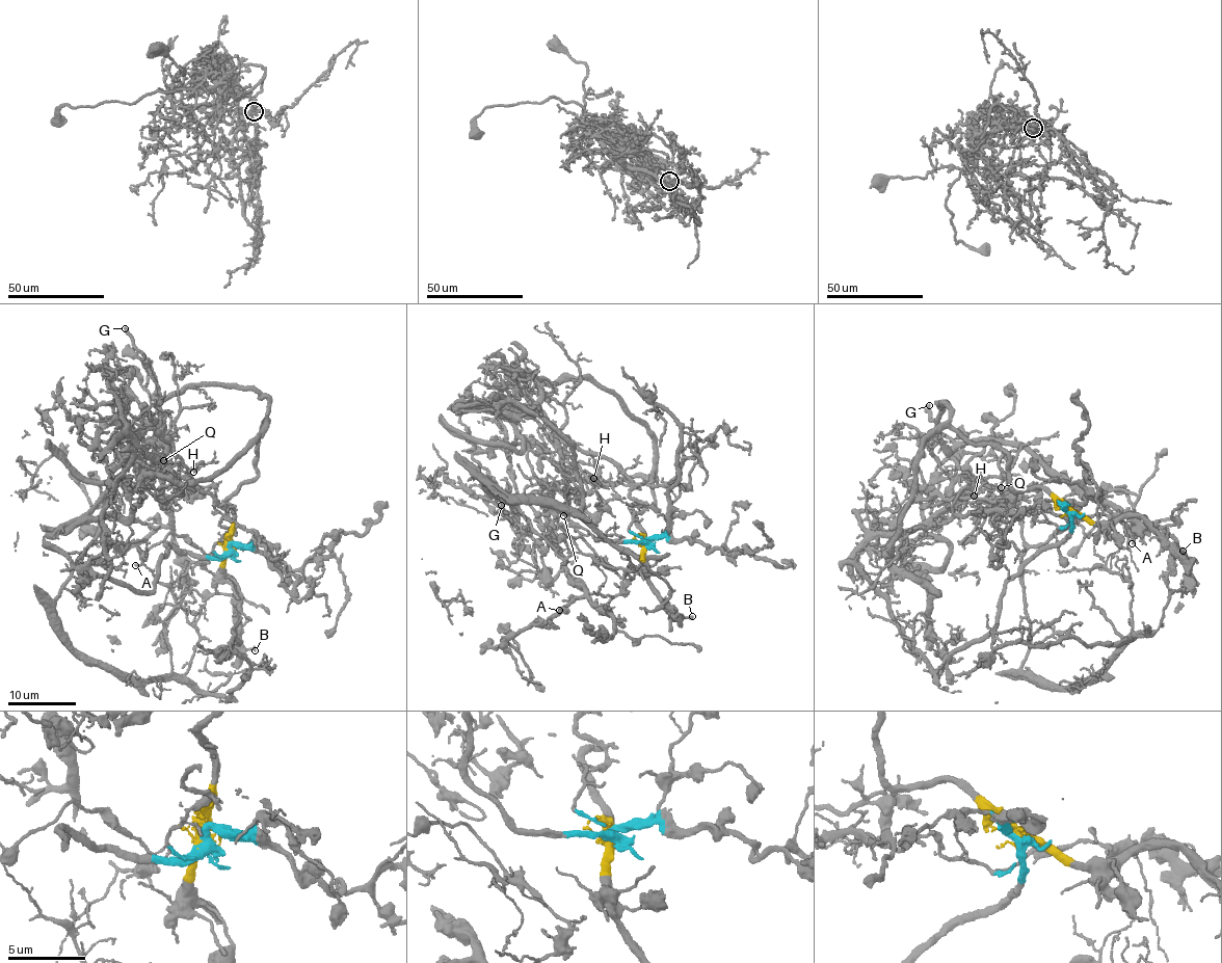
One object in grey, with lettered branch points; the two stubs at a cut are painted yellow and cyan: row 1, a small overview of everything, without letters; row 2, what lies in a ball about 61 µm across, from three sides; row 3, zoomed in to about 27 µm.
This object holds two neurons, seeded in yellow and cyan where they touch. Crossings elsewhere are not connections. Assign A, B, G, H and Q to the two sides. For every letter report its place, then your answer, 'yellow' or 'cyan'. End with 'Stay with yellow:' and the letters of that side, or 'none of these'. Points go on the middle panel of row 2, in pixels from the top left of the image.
A: place (559, 610); yellow
B: place (692, 616); yellow
G: place (501, 505); yellow
H: place (593, 478); cyan
Q: place (563, 515); cyan
Stay with yellow: A, B, G

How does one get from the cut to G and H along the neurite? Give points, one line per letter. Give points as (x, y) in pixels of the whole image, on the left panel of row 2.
G: (229, 547), (228, 498), (258, 474), (267, 402), (253, 390), (188, 383), (158, 397), (150, 364), (124, 327)
H: (229, 547), (223, 555), (213, 549), (231, 528), (220, 523), (226, 510), (186, 476), (202, 462), (193, 472)

